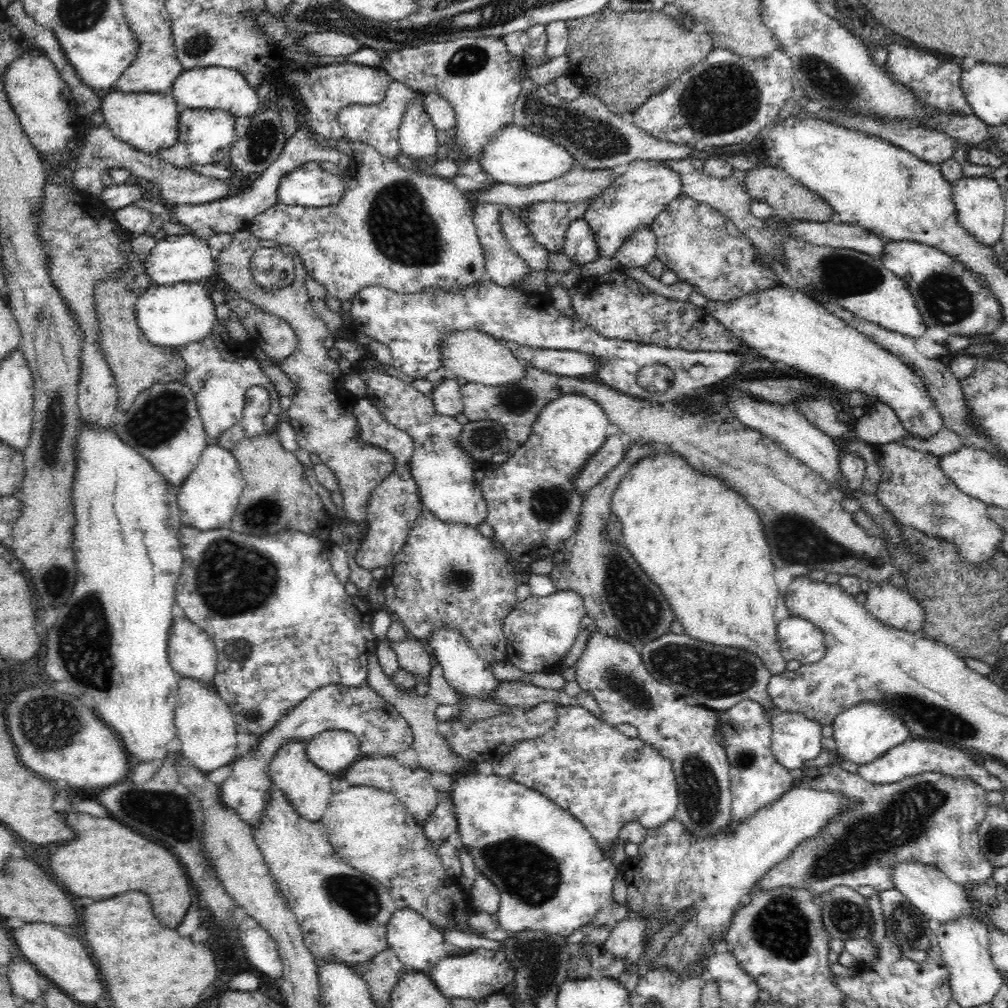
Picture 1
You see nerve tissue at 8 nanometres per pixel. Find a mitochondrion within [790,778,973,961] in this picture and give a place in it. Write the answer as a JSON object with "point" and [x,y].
{"point":[845,916]}

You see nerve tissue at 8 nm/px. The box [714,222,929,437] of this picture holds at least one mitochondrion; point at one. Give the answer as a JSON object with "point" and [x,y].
{"point":[847,275]}

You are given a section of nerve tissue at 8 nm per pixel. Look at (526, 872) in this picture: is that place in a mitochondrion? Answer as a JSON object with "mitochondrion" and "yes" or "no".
{"mitochondrion":"yes"}

